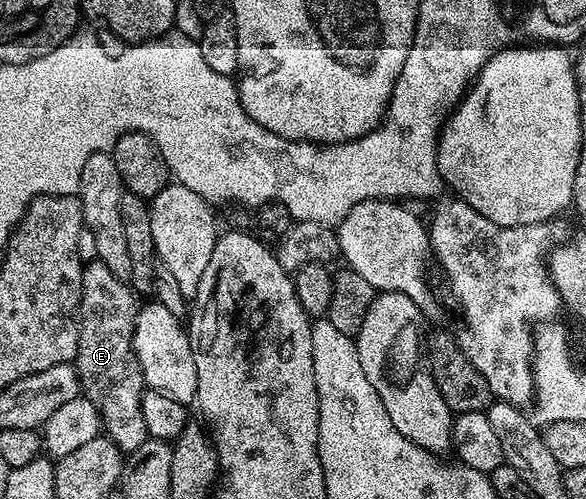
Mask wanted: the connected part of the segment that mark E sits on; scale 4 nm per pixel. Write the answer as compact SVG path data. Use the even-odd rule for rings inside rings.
M90 261L90 265L88 262L81 271L75 368L82 394L91 399L99 411L104 436L113 440L122 454L128 455L149 437L141 406L141 396L147 386L133 350L133 323L139 301L133 289L112 271L107 271L103 262Z

